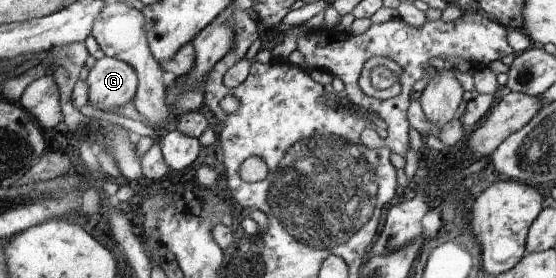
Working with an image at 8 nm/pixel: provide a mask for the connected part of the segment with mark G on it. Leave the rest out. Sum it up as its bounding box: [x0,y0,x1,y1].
[86,57,137,106]

